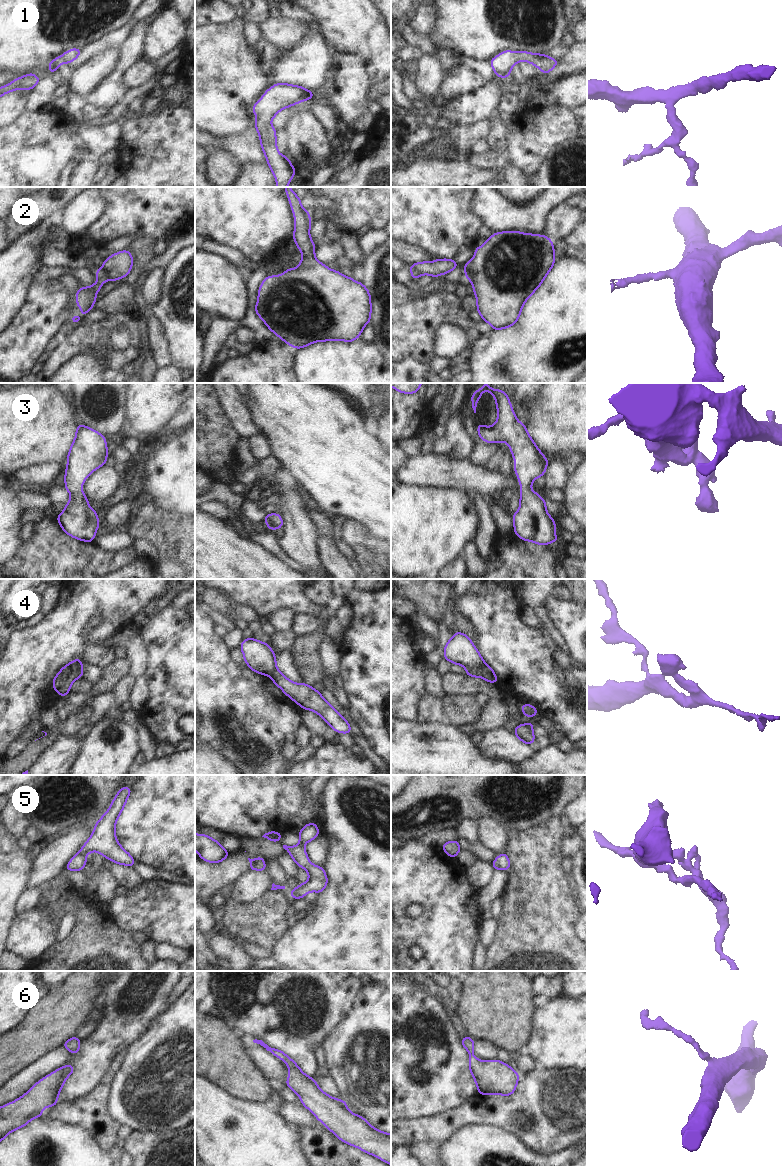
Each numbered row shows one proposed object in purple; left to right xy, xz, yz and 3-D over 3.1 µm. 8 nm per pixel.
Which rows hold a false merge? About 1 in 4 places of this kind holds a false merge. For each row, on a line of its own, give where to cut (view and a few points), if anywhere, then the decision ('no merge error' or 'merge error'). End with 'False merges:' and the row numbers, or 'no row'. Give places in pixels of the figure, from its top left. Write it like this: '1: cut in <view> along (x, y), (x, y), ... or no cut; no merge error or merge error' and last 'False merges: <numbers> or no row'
1: no cut; no merge error
2: no cut; no merge error
3: no cut; no merge error
4: cut in yz along (485, 663), (481, 676); merge error
5: cut in xy along (78, 853), (84, 856); merge error
6: no cut; no merge error
False merges: 4, 5

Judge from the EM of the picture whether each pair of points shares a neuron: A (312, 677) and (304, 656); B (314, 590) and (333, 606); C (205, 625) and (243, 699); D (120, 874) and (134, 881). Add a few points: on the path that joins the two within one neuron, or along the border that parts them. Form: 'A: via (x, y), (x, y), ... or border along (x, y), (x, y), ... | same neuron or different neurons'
A: via (312, 672), (309, 661) | same neuron
B: via (319, 592), (328, 601) | same neuron
C: via (205, 643), (205, 661), (225, 681) | same neuron
D: via (123, 874), (131, 880) | same neuron

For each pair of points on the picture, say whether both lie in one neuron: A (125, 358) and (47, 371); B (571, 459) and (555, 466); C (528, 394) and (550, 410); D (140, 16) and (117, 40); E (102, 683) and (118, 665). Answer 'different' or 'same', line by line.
A: same
B: same
C: different
D: different
E: same

